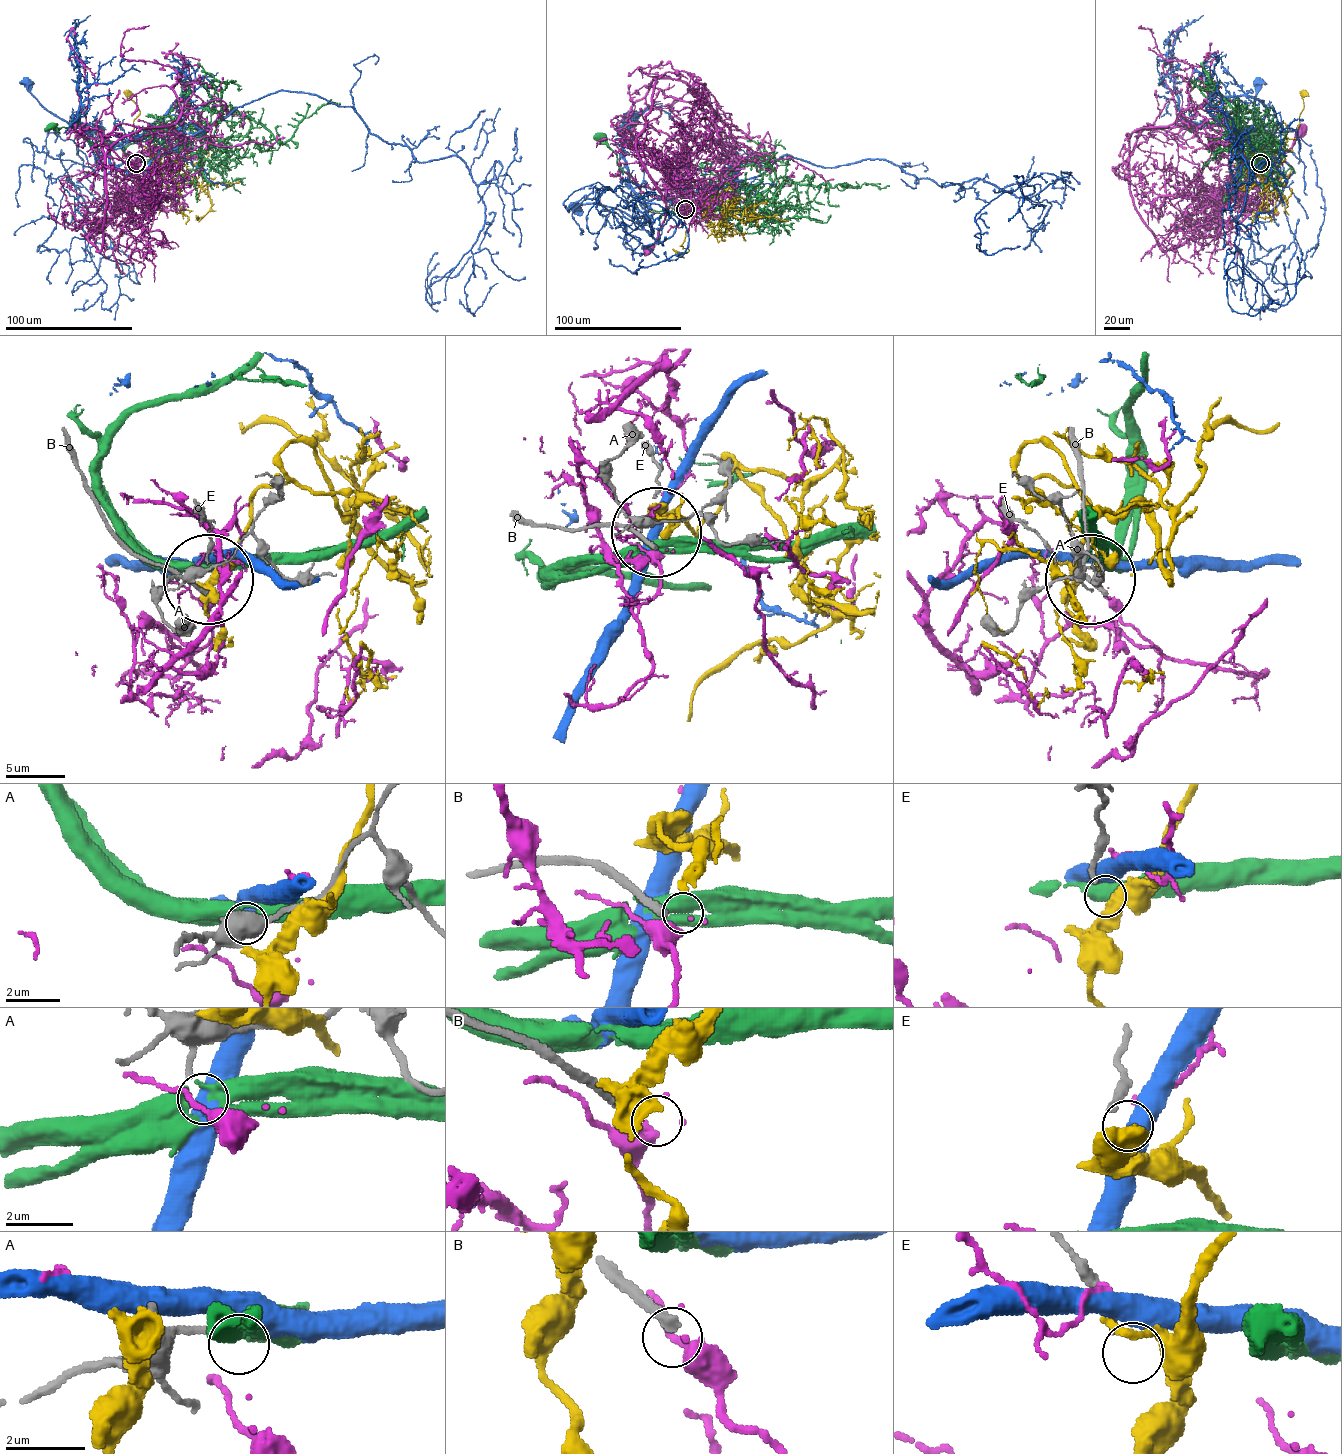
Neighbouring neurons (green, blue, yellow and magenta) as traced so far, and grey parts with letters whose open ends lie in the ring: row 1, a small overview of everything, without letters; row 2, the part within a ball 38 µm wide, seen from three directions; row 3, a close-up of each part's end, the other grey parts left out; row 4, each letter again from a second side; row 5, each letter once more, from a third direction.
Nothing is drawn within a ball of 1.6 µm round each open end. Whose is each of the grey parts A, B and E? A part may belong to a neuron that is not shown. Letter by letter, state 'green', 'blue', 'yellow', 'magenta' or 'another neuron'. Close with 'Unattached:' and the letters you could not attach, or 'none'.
A: blue
B: another neuron
E: another neuron
Unattached: B, E

